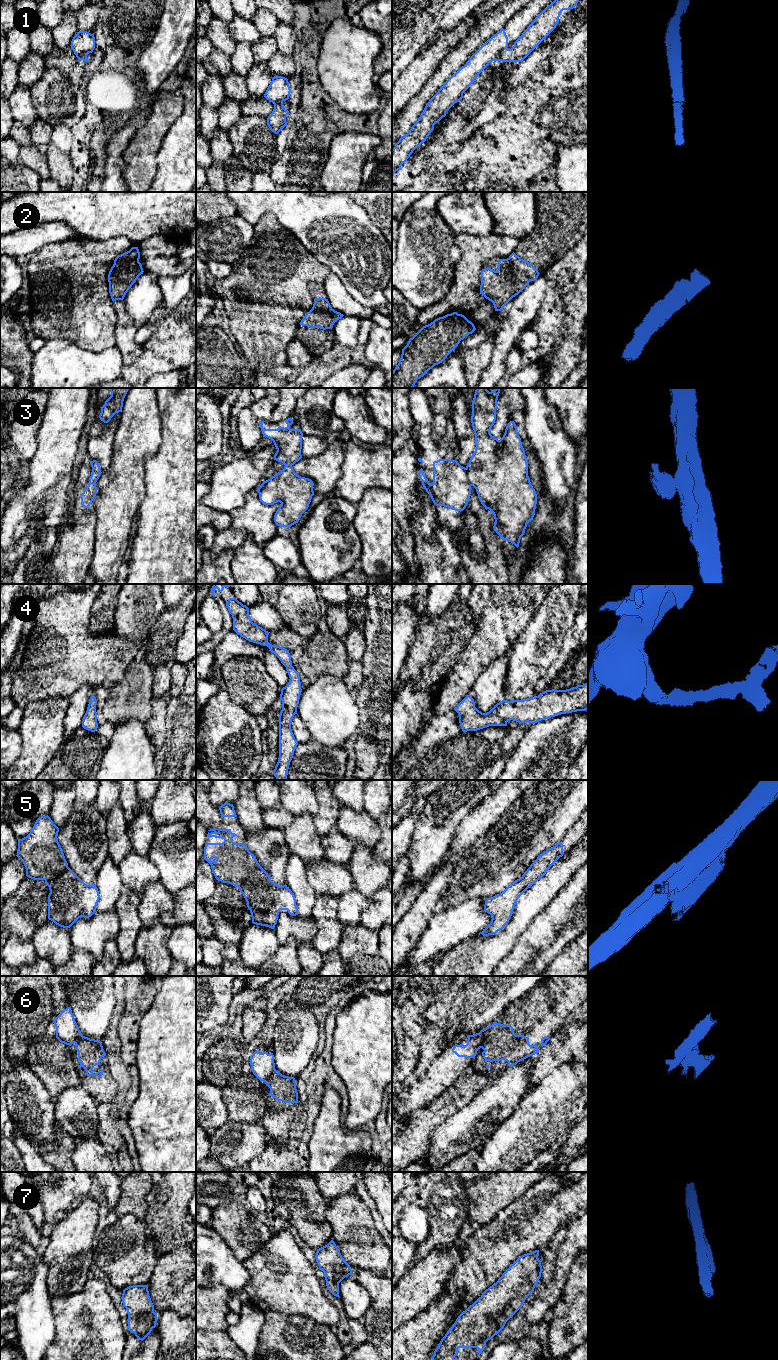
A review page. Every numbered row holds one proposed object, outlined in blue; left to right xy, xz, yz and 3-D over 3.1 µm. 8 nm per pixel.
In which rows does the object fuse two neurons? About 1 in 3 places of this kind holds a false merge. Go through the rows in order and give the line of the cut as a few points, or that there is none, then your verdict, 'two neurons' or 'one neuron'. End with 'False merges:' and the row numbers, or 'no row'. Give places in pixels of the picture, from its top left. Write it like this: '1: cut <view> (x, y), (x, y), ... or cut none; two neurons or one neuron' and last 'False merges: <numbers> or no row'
1: cut yz (506, 47), (493, 60); two neurons
2: cut none; one neuron
3: cut yz (465, 468), (467, 480), (471, 485); two neurons
4: cut none; one neuron
5: cut xy (91, 885), (85, 898), (50, 898), (48, 900); two neurons
6: cut yz (490, 1026), (482, 1039), (480, 1047); two neurons
7: cut none; one neuron
False merges: 1, 3, 5, 6

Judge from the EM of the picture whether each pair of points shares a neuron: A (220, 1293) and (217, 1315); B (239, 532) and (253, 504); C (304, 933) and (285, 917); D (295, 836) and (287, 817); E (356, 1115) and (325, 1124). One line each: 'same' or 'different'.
A: same
B: same
C: same
D: different
E: different

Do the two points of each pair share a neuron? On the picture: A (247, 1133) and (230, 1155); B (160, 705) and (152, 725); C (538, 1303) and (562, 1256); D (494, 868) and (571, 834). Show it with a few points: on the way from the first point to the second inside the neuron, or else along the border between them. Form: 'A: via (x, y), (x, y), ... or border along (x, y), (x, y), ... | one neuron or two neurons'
A: via (244, 1138), (232, 1150) | one neuron
B: via (160, 710), (157, 720) | one neuron
C: via (549, 1294), (558, 1282), (561, 1268) | one neuron
D: border along (575, 820), (559, 841) | two neurons

